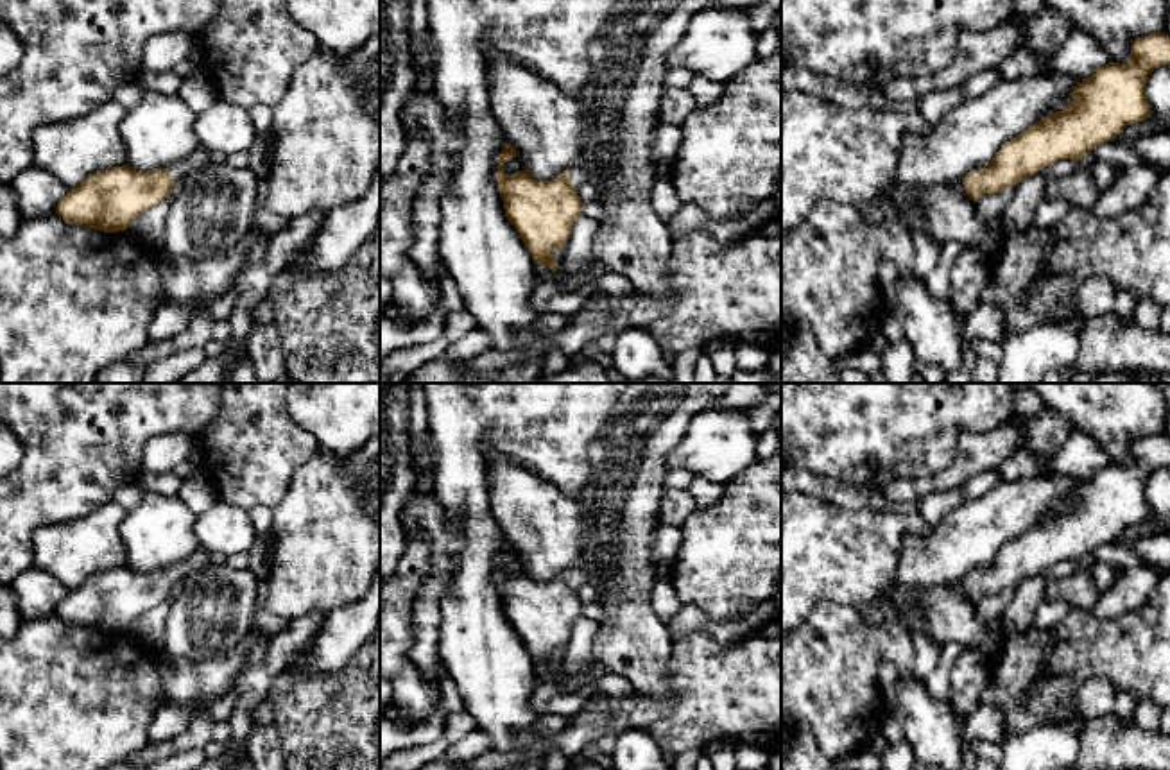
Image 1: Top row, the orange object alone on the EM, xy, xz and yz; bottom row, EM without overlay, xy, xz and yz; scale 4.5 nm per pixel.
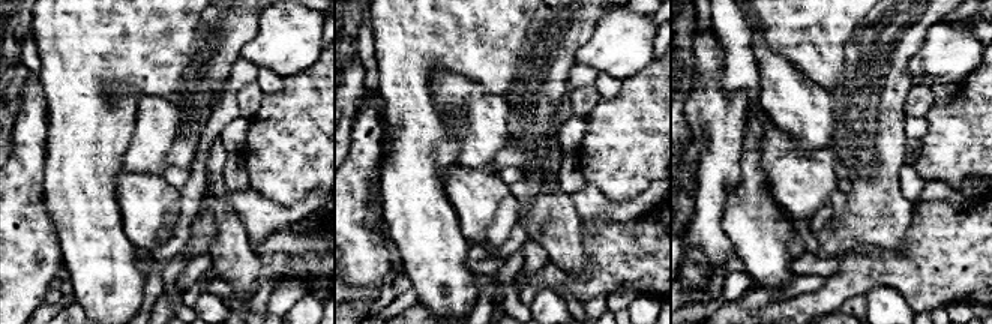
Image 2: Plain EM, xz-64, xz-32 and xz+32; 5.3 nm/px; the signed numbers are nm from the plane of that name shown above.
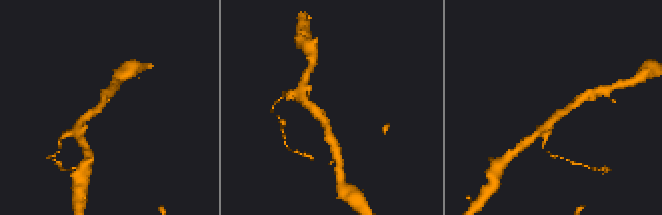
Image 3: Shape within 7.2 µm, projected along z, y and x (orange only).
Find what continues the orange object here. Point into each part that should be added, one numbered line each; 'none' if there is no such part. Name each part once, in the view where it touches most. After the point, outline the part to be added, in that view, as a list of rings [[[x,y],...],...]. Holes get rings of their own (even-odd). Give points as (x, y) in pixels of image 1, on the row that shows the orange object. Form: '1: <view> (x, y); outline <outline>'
1: xz (577, 176); outline [[[573,167],[570,172],[570,183],[579,188],[581,184],[591,183],[591,175],[582,167]]]

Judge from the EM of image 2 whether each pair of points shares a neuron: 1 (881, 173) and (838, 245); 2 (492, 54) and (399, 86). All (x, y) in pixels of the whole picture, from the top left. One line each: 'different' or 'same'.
1: same
2: same

